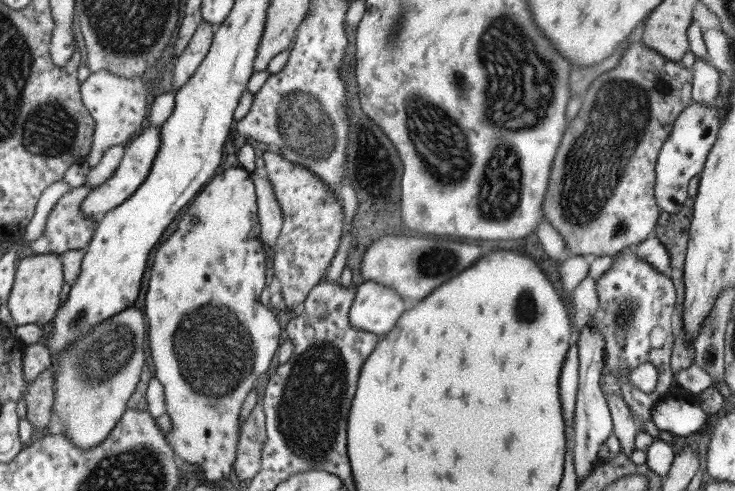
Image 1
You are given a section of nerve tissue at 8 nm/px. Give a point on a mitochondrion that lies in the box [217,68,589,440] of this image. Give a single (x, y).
(307, 128)

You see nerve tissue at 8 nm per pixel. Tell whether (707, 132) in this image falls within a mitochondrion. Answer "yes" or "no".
no

